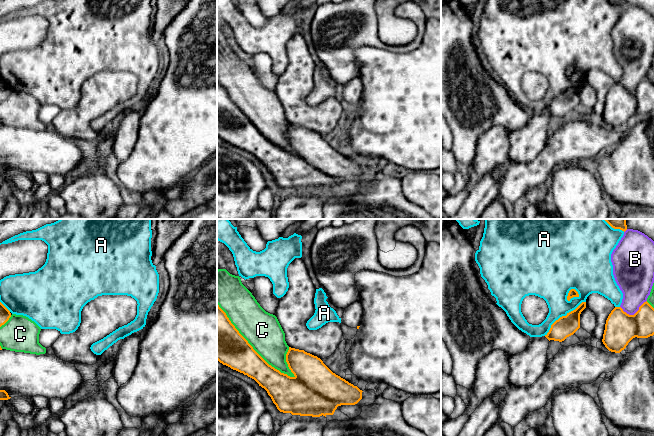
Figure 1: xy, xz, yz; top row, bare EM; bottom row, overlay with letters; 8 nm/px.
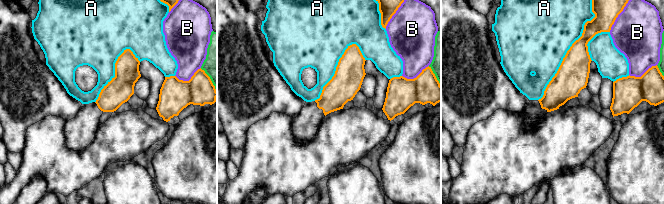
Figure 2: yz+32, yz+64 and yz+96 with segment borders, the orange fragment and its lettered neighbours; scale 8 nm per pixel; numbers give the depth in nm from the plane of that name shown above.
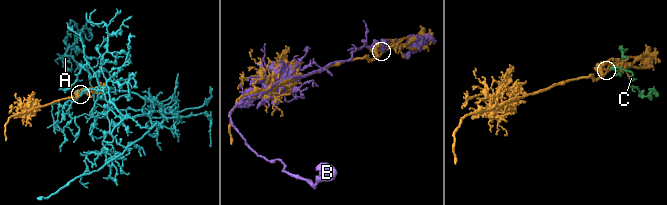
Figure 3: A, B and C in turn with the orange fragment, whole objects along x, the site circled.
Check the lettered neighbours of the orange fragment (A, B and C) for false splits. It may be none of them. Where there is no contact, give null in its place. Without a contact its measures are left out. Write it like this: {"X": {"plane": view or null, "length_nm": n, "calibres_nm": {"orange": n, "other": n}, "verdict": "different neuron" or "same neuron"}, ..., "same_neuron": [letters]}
{"A": {"plane": "yz", "length_nm": 440, "calibres_nm": {"orange": 170, "other": 240}, "verdict": "different neuron"}, "B": {"plane": "yz", "length_nm": 220, "calibres_nm": {"orange": 260, "other": 260}, "verdict": "different neuron"}, "C": {"plane": "xz", "length_nm": 850, "calibres_nm": {"orange": 300, "other": 300}, "verdict": "different neuron"}, "same_neuron": []}

